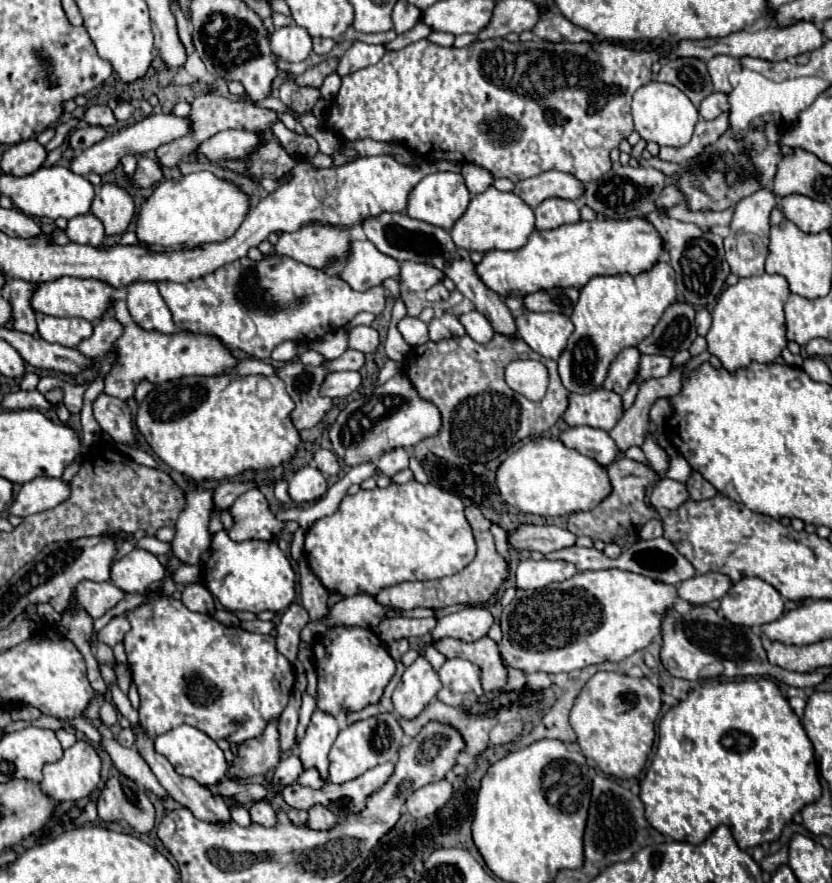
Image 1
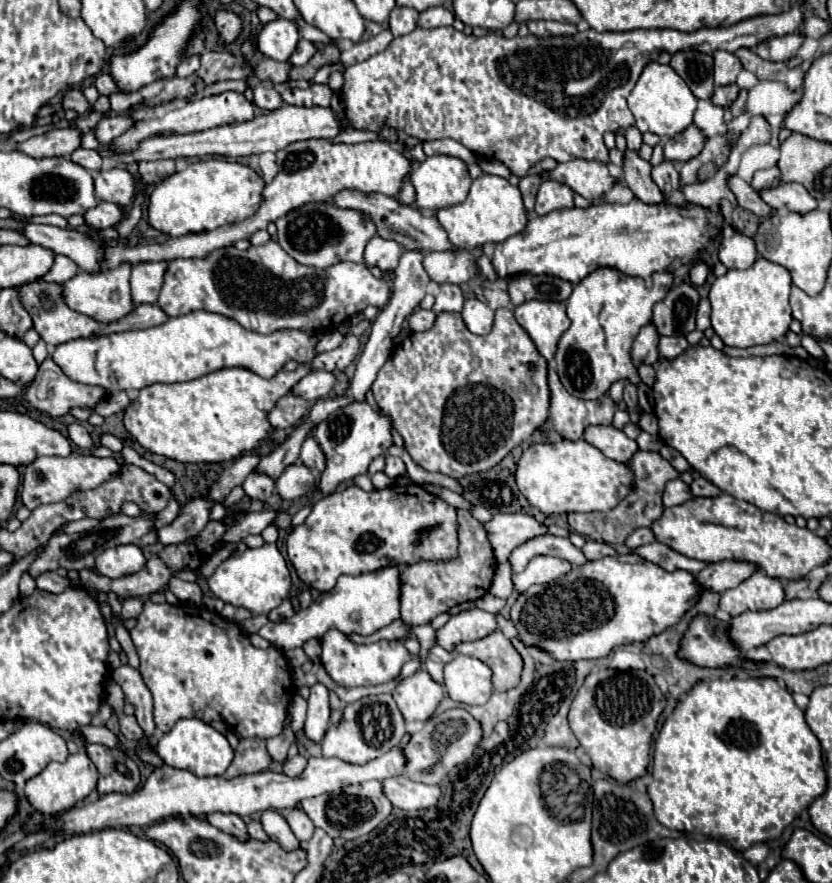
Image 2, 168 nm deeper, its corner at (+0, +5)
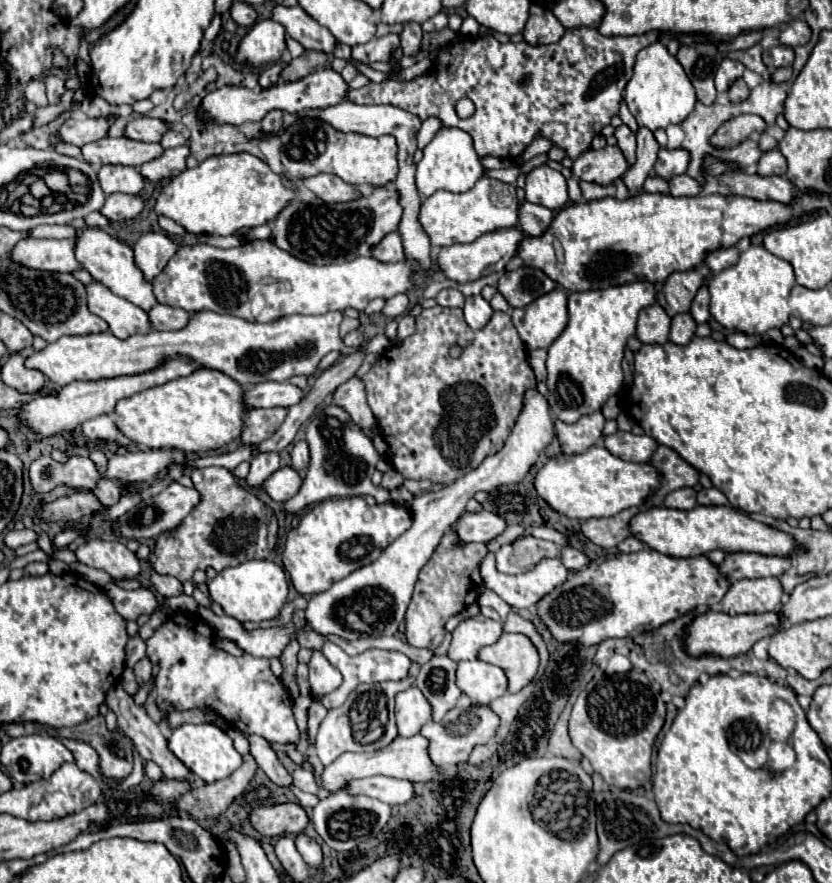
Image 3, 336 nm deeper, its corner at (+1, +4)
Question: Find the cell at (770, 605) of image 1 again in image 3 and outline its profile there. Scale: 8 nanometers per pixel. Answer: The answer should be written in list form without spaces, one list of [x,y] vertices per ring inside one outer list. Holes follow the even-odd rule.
[[[776,577],[734,581],[722,599],[722,611],[728,615],[776,611],[782,601],[782,585]]]

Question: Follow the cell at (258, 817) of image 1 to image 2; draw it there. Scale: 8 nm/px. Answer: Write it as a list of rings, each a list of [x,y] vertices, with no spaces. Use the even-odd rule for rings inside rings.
[[[265,810],[261,814],[261,824],[263,824],[263,830],[267,832],[267,836],[275,842],[279,842],[285,850],[293,850],[299,846],[299,840],[295,838],[295,834],[291,832],[287,820],[275,812],[275,810]]]

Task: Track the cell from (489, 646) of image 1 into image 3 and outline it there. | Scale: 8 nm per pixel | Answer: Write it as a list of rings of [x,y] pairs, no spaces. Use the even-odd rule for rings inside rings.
[[[504,633],[494,645],[484,647],[478,657],[504,669],[510,693],[526,687],[540,665],[540,655],[534,643],[520,633]]]

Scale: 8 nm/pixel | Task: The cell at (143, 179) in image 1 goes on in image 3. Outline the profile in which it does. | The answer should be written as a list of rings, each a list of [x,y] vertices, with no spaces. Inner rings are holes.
[[[188,145],[174,147],[174,149],[164,149],[158,159],[152,159],[150,163],[144,163],[140,167],[140,173],[150,181],[162,181],[162,179],[176,177],[178,173],[182,173],[186,169],[188,153],[190,153]]]

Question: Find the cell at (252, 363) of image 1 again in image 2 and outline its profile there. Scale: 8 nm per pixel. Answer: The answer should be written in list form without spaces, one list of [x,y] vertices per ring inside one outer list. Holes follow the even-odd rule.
[[[347,336],[343,338],[341,346],[337,346],[335,350],[315,356],[311,362],[311,372],[313,370],[331,370],[331,372],[343,370],[355,360],[357,354],[359,354],[359,340],[355,336]]]

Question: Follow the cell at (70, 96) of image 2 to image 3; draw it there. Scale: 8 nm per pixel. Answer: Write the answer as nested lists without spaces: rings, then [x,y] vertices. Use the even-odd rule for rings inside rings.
[[[48,73],[44,77],[44,85],[46,85],[46,93],[48,93],[48,101],[50,103],[60,103],[60,95],[66,91],[64,89],[64,79],[54,75],[54,73]]]

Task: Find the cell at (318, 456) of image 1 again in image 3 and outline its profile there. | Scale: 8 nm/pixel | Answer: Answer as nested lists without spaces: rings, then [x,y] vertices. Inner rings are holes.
[[[296,441],[292,451],[290,451],[290,459],[292,459],[292,467],[298,473],[304,473],[310,461],[310,453],[308,453],[308,443],[306,441]]]

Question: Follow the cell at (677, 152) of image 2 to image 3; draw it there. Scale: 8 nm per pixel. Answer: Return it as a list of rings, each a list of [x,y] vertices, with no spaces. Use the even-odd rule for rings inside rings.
[[[660,149],[656,165],[654,165],[654,175],[664,181],[670,181],[672,177],[686,173],[688,159],[690,159],[690,155],[684,149],[674,149],[674,151]]]

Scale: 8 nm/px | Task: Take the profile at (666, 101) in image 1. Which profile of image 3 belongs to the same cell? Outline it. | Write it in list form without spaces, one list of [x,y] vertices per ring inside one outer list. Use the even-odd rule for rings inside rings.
[[[656,41],[650,47],[644,47],[636,55],[634,75],[624,89],[624,99],[630,107],[630,113],[636,117],[640,127],[648,127],[650,131],[666,129],[672,123],[682,123],[696,105],[696,91],[684,73],[682,65],[674,55],[668,53],[666,45]]]

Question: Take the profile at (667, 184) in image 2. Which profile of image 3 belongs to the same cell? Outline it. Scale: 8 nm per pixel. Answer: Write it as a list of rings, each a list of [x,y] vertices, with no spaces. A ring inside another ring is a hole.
[[[678,175],[670,179],[670,195],[674,197],[694,197],[698,193],[702,193],[702,185],[696,179],[688,175]]]

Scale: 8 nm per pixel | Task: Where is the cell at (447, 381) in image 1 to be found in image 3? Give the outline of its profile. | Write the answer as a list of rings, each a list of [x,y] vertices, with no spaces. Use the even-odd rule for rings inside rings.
[[[434,305],[430,309],[424,309],[418,317],[416,317],[416,331],[404,339],[404,345],[398,343],[396,347],[392,345],[388,351],[384,351],[384,355],[380,357],[380,365],[378,361],[374,363],[374,367],[362,377],[362,383],[364,383],[364,389],[366,389],[366,399],[368,399],[368,405],[374,413],[374,419],[378,423],[378,427],[382,429],[382,435],[384,435],[384,441],[388,443],[388,461],[390,465],[404,477],[404,479],[430,479],[432,483],[440,483],[440,485],[450,485],[454,483],[456,479],[464,477],[466,473],[470,473],[474,467],[478,467],[482,463],[482,459],[486,459],[488,455],[494,455],[498,453],[512,427],[514,427],[514,421],[522,409],[522,399],[524,399],[524,393],[526,389],[530,387],[536,387],[536,379],[534,379],[534,371],[532,367],[528,365],[528,357],[526,357],[526,347],[522,343],[522,339],[518,337],[518,331],[514,331],[514,325],[510,321],[510,313],[502,313],[502,311],[496,311],[490,319],[490,323],[480,329],[480,331],[474,331],[468,327],[468,323],[464,321],[464,315],[462,315],[462,309],[458,307],[442,307],[442,305]],[[452,345],[458,345],[462,349],[460,357],[452,357],[450,355],[450,347]]]

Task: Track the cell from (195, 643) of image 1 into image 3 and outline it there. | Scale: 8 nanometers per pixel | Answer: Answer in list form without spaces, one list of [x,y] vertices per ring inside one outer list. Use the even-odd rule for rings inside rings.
[[[182,613],[172,615],[162,627],[146,641],[146,657],[158,663],[156,687],[158,687],[158,709],[168,711],[170,707],[194,709],[208,707],[224,717],[232,727],[240,729],[244,735],[260,735],[274,743],[298,743],[300,729],[296,727],[292,715],[292,699],[282,687],[280,679],[272,675],[266,659],[256,659],[252,655],[228,655],[212,647],[212,629],[196,617],[186,617]]]

